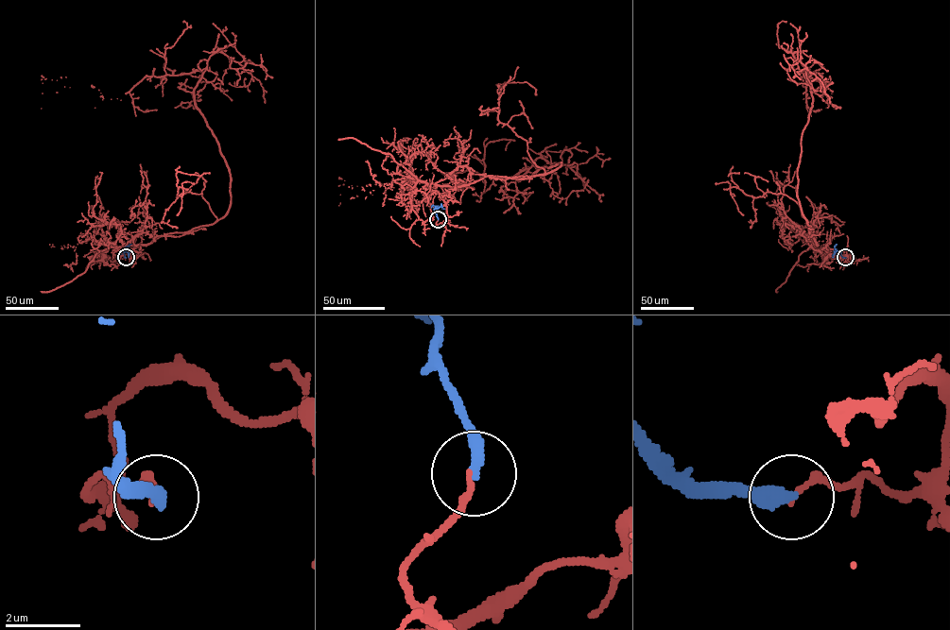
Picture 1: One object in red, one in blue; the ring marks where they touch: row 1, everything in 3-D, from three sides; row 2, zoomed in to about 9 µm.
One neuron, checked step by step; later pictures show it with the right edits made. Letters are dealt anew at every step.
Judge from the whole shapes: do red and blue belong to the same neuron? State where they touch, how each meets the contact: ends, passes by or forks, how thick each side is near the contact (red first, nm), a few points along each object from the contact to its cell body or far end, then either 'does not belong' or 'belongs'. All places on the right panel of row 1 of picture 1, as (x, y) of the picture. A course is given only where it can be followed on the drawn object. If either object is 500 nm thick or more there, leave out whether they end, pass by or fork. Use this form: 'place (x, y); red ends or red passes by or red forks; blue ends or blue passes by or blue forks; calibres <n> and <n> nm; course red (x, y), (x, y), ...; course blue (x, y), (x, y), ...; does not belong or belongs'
place (845, 257); red ends; blue ends; calibres 160 and 400 nm; course red (845, 257), (815, 247), (797, 195), (812, 106), (803, 71), (803, 99), (817, 76), (834, 109); course blue (845, 257), (835, 248), (836, 244); does not belong

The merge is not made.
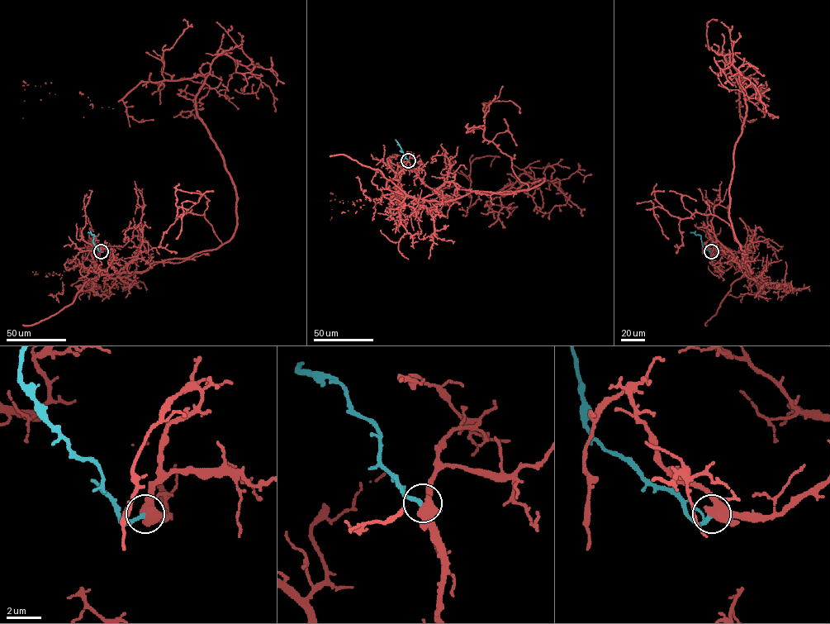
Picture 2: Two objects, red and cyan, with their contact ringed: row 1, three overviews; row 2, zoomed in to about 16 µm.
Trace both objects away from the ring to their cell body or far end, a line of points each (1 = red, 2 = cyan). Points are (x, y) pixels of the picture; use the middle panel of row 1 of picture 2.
1: (408, 160), (397, 192), (429, 201), (543, 180), (503, 196), (512, 185), (386, 185), (329, 201), (330, 220)
2: (408, 160), (395, 140)

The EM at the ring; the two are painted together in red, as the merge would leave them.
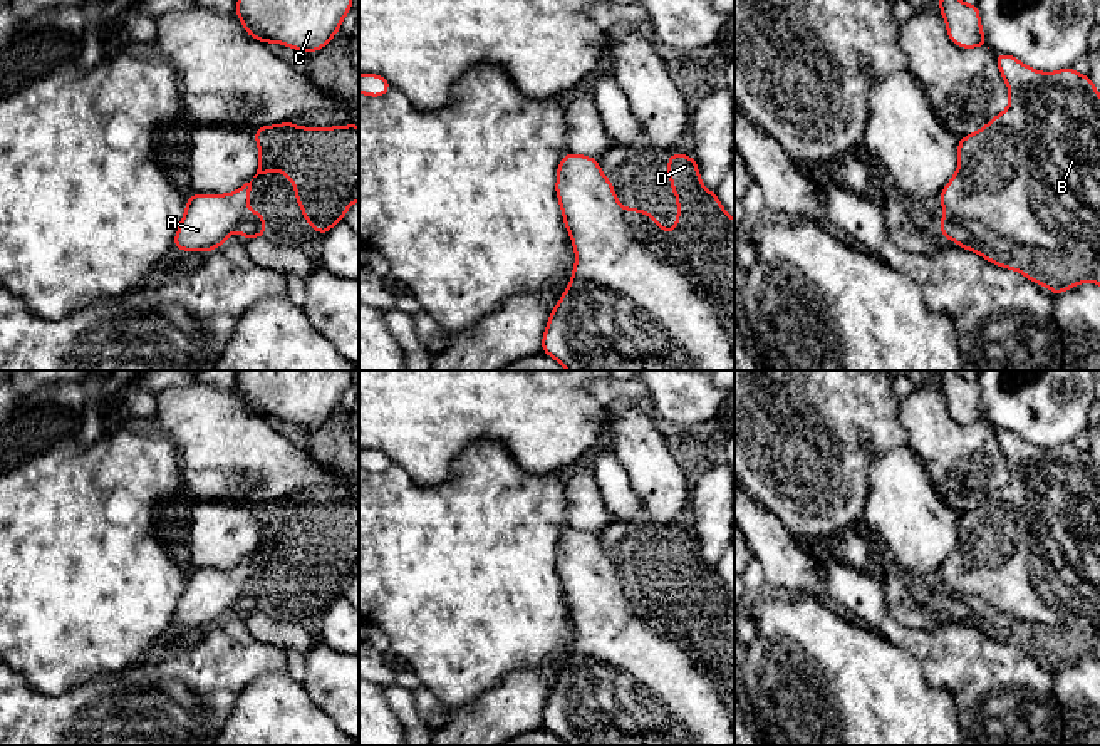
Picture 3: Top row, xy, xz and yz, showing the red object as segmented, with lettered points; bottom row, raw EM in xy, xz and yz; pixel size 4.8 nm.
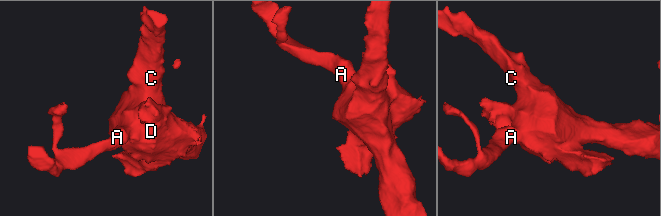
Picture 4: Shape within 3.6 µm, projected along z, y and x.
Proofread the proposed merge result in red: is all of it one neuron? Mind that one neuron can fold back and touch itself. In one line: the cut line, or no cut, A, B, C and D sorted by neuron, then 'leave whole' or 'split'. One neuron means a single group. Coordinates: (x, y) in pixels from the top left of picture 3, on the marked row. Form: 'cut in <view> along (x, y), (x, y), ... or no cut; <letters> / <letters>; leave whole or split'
no cut; A B C D; leave whole

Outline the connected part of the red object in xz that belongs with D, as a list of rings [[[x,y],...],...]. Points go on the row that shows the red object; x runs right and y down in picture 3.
[[[575,153],[562,158],[555,193],[577,262],[565,293],[548,317],[542,352],[568,370],[734,370],[734,220],[716,193],[701,184],[694,158],[672,153],[667,173],[677,196],[672,231],[662,231],[659,218],[649,211],[620,206],[599,159]]]

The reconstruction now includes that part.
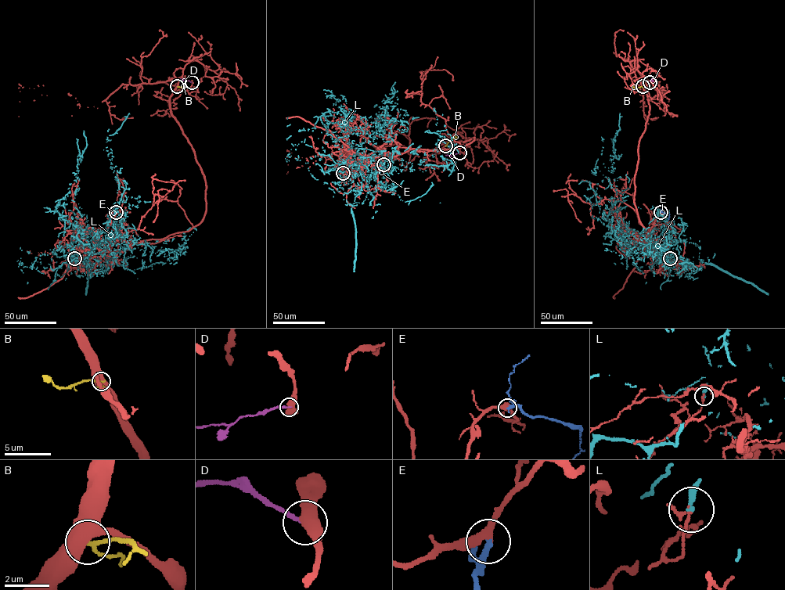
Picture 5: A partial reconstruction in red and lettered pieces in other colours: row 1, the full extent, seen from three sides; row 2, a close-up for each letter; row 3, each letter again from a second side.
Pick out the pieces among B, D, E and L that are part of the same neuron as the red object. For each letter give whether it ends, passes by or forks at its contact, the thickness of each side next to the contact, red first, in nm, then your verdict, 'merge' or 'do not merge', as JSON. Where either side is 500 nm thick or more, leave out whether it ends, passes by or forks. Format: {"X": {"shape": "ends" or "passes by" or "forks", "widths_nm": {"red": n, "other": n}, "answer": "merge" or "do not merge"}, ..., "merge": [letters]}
{"B": {"widths_nm": {"red": 600, "other": 160}, "answer": "do not merge"}, "D": {"shape": "ends", "widths_nm": {"red": 440, "other": 180}, "answer": "do not merge"}, "E": {"shape": "passes by", "widths_nm": {"red": 400, "other": 200}, "answer": "merge"}, "L": {"shape": "ends", "widths_nm": {"red": 100, "other": 240}, "answer": "do not merge"}, "merge": ["E"]}

